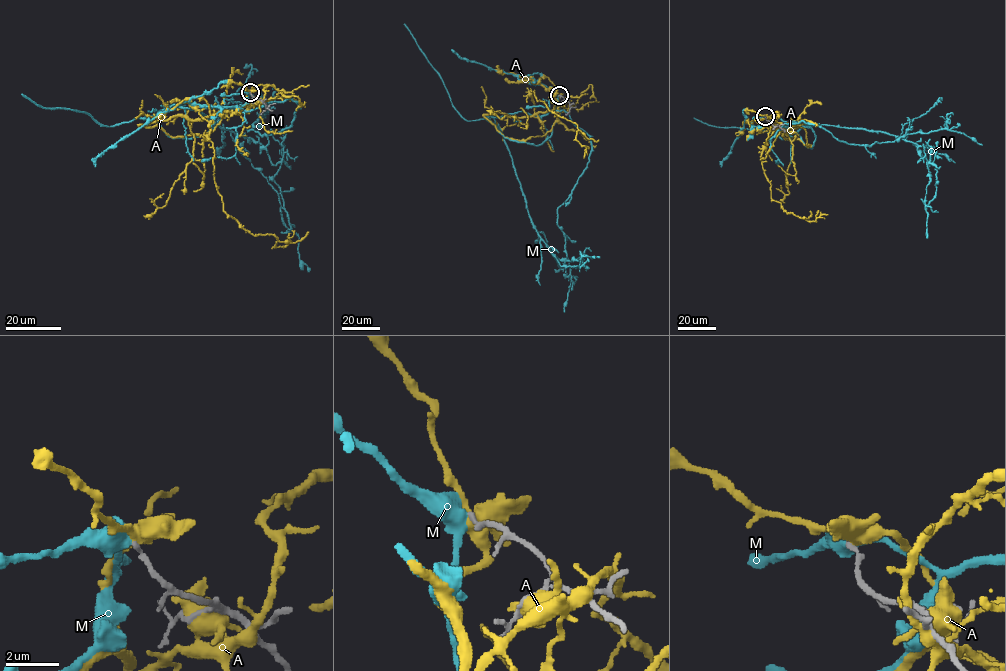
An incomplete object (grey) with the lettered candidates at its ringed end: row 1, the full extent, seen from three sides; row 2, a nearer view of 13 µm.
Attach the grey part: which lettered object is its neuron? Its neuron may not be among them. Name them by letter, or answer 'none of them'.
none of them

